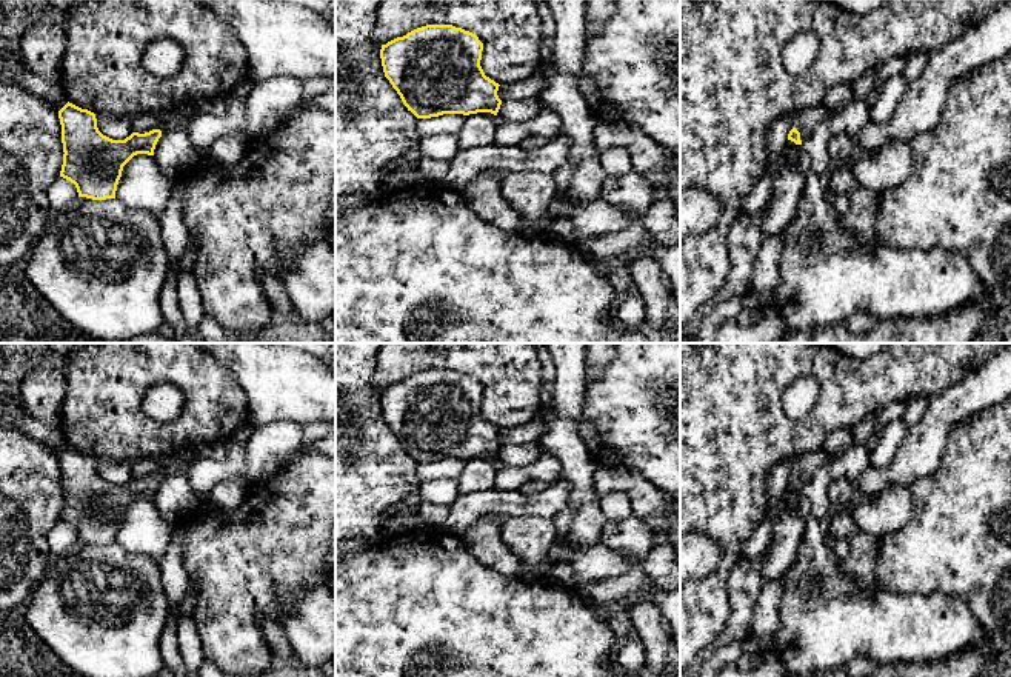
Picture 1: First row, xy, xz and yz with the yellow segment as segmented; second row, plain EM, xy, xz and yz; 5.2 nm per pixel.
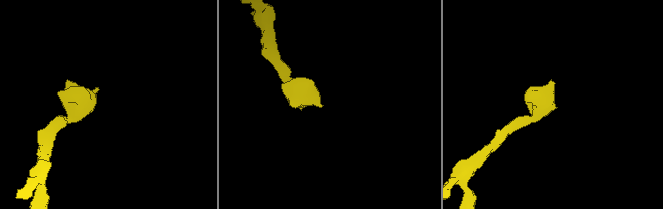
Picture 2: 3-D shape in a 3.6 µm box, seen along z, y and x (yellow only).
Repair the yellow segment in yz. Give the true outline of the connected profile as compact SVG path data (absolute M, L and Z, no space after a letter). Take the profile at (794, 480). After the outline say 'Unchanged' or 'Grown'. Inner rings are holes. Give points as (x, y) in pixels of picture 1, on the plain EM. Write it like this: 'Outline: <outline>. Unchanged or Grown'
Outline: M825 449L805 452L791 460L791 471L788 486L791 489L802 489L809 485L816 471L826 462Z. Grown

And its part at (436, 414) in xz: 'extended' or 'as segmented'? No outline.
as segmented

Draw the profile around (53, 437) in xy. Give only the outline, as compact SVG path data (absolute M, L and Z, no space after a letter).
M14 408L14 422L25 435L40 440L57 455L60 455L68 448L63 431L58 426L48 426L20 408Z

